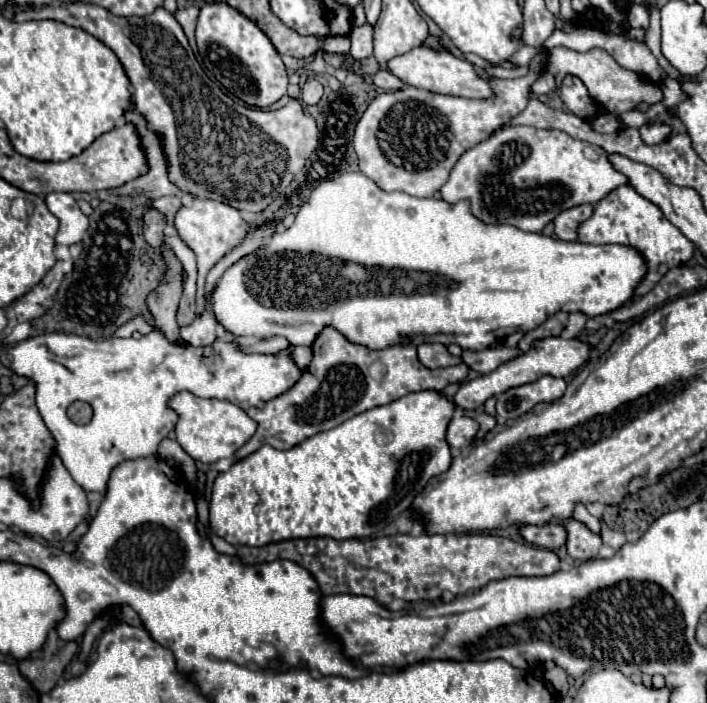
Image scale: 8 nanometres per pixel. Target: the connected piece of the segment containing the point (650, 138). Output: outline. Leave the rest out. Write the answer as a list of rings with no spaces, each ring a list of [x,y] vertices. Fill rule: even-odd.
[[[650,123],[650,125],[642,125],[638,131],[646,145],[658,145],[670,137],[672,127],[668,123]]]

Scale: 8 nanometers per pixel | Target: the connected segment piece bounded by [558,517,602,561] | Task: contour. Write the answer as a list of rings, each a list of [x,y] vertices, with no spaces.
[[[574,517],[562,519],[558,523],[562,523],[562,527],[566,527],[566,533],[568,533],[566,549],[574,561],[588,561],[598,555],[598,549],[602,545],[600,535],[592,533],[582,521],[576,521]]]

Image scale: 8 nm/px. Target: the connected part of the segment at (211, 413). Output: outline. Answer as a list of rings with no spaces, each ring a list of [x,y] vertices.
[[[182,391],[170,399],[170,409],[178,415],[176,423],[176,441],[180,447],[200,463],[214,463],[224,457],[232,457],[254,433],[256,421],[252,421],[244,409],[236,407],[230,401],[220,399],[202,399],[188,391]]]

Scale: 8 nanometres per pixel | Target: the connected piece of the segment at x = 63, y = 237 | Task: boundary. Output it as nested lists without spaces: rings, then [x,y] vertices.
[[[50,193],[46,197],[48,209],[58,217],[60,229],[56,233],[58,245],[76,245],[88,231],[88,217],[80,211],[70,193]]]

